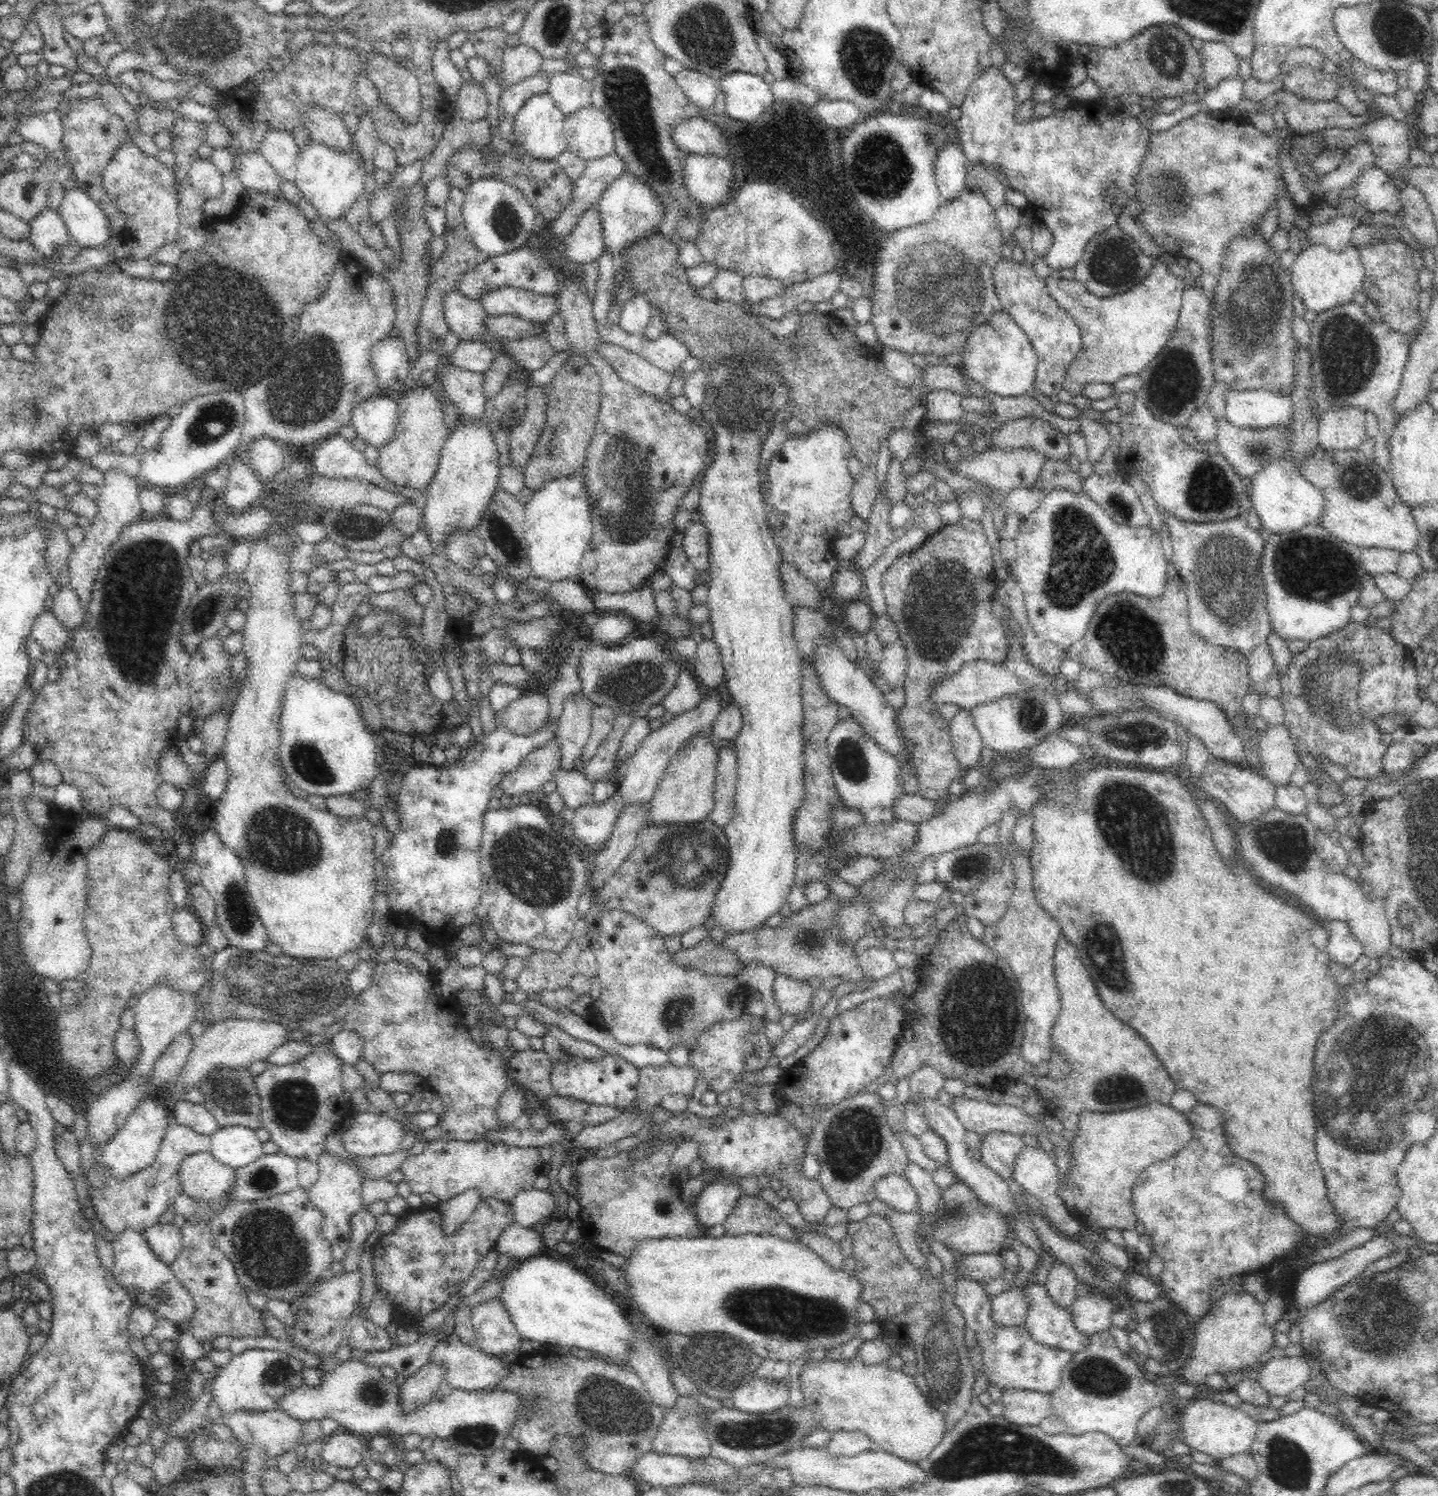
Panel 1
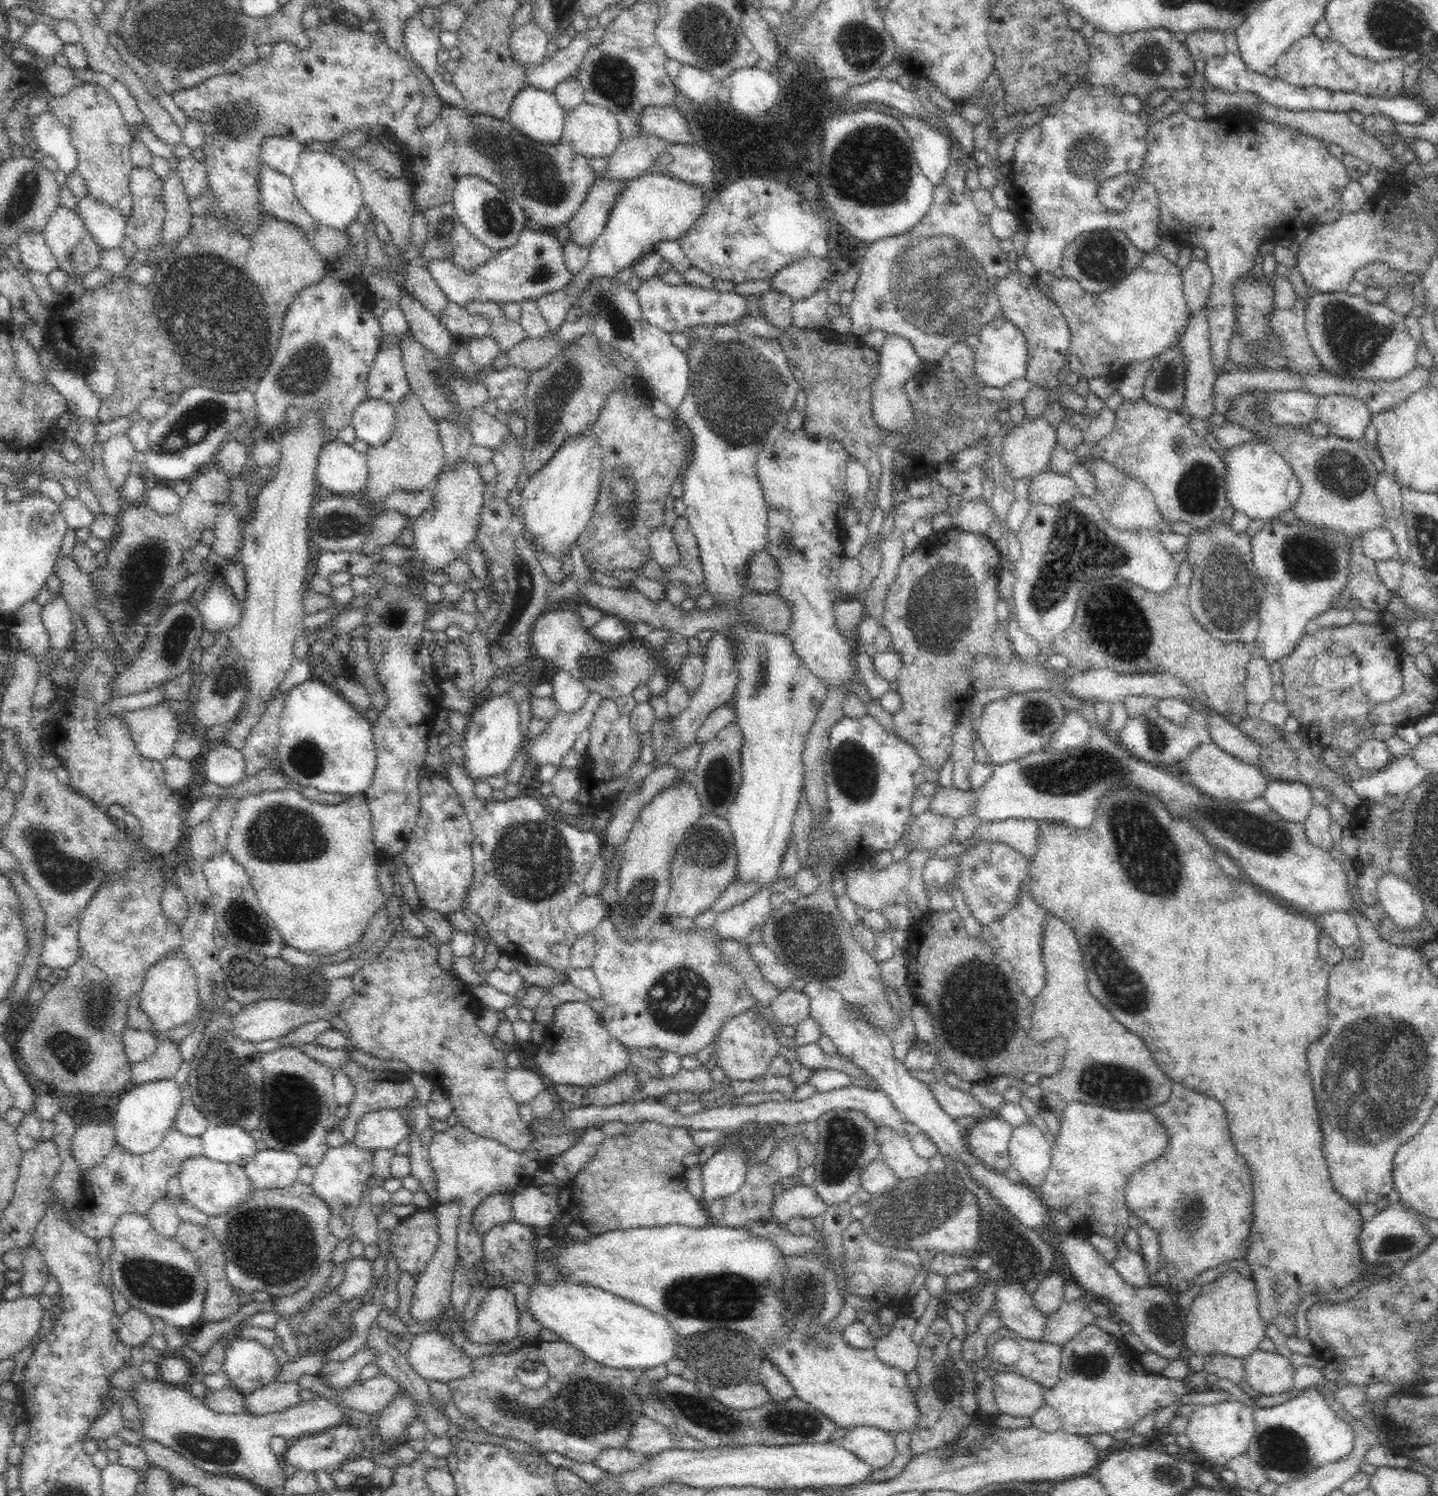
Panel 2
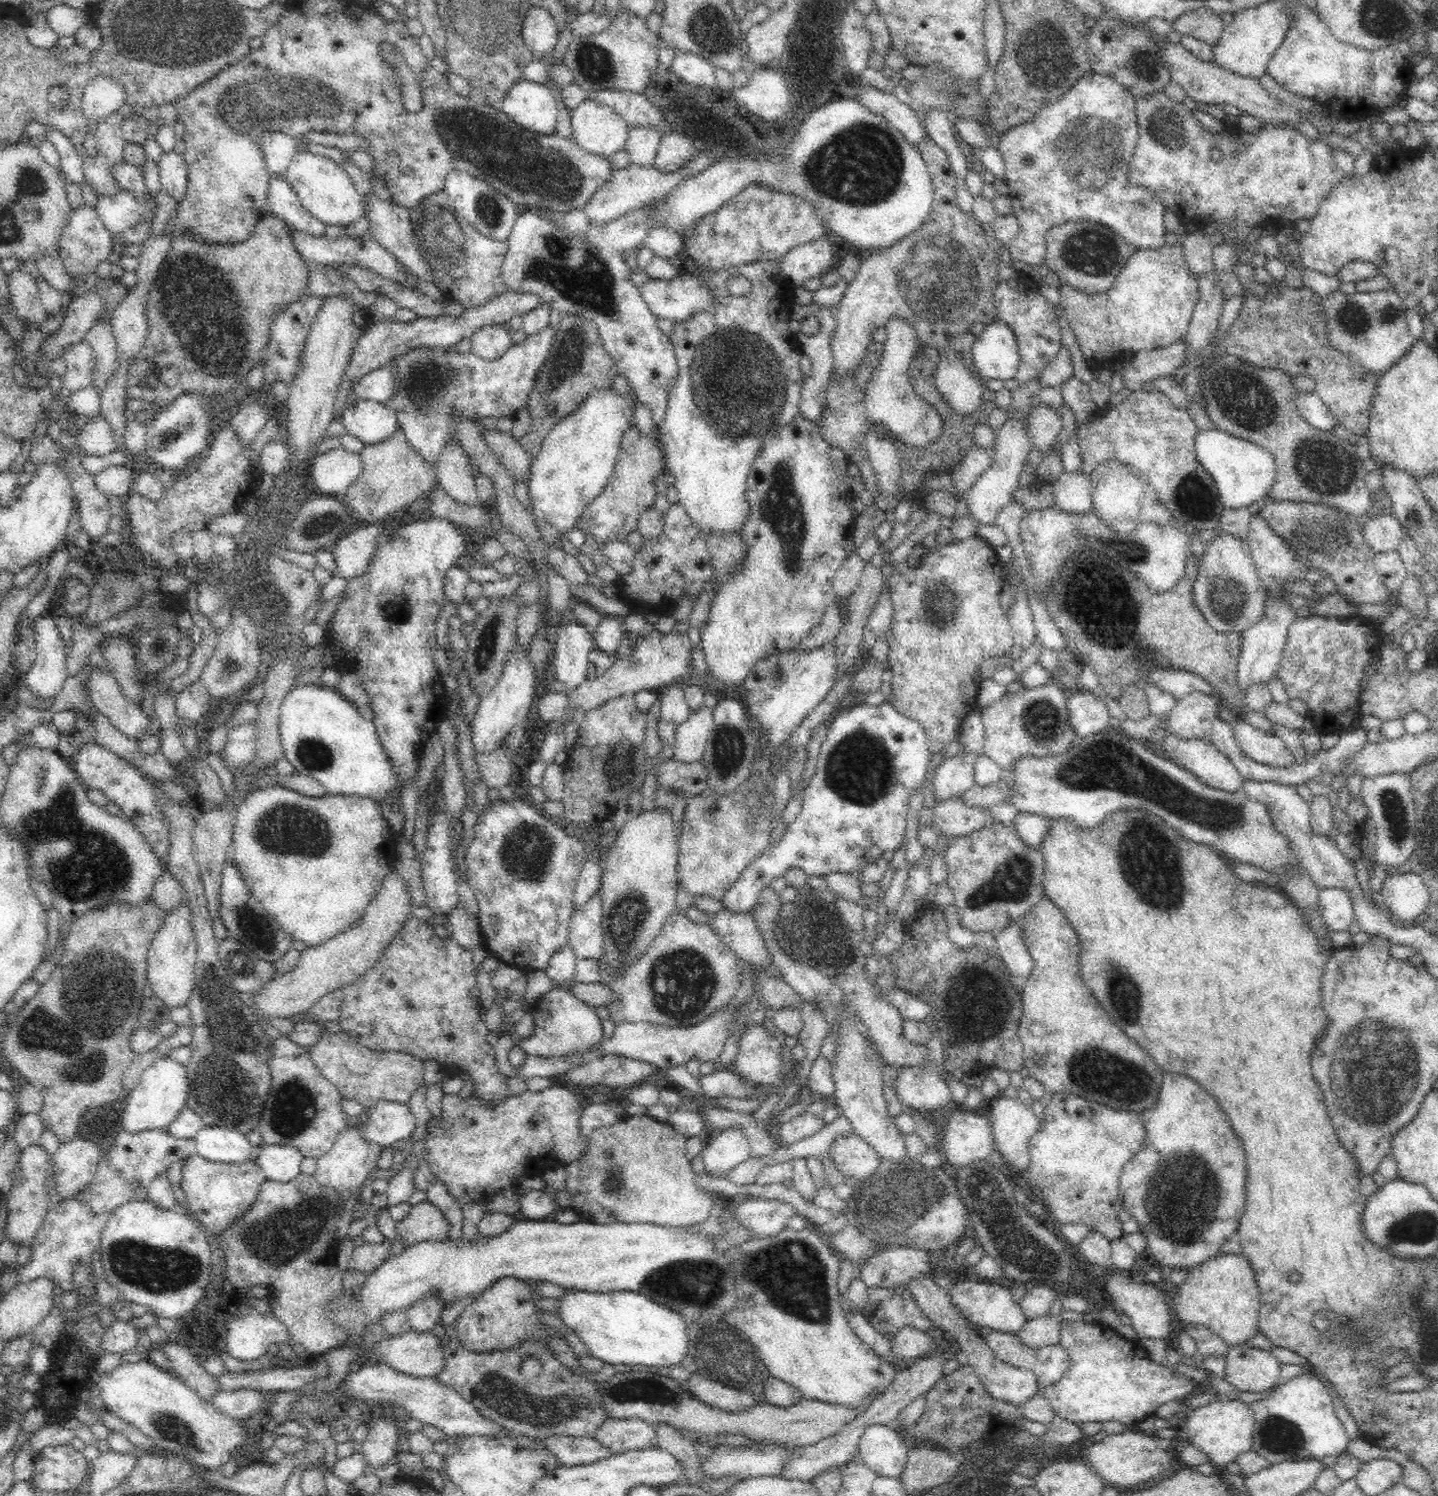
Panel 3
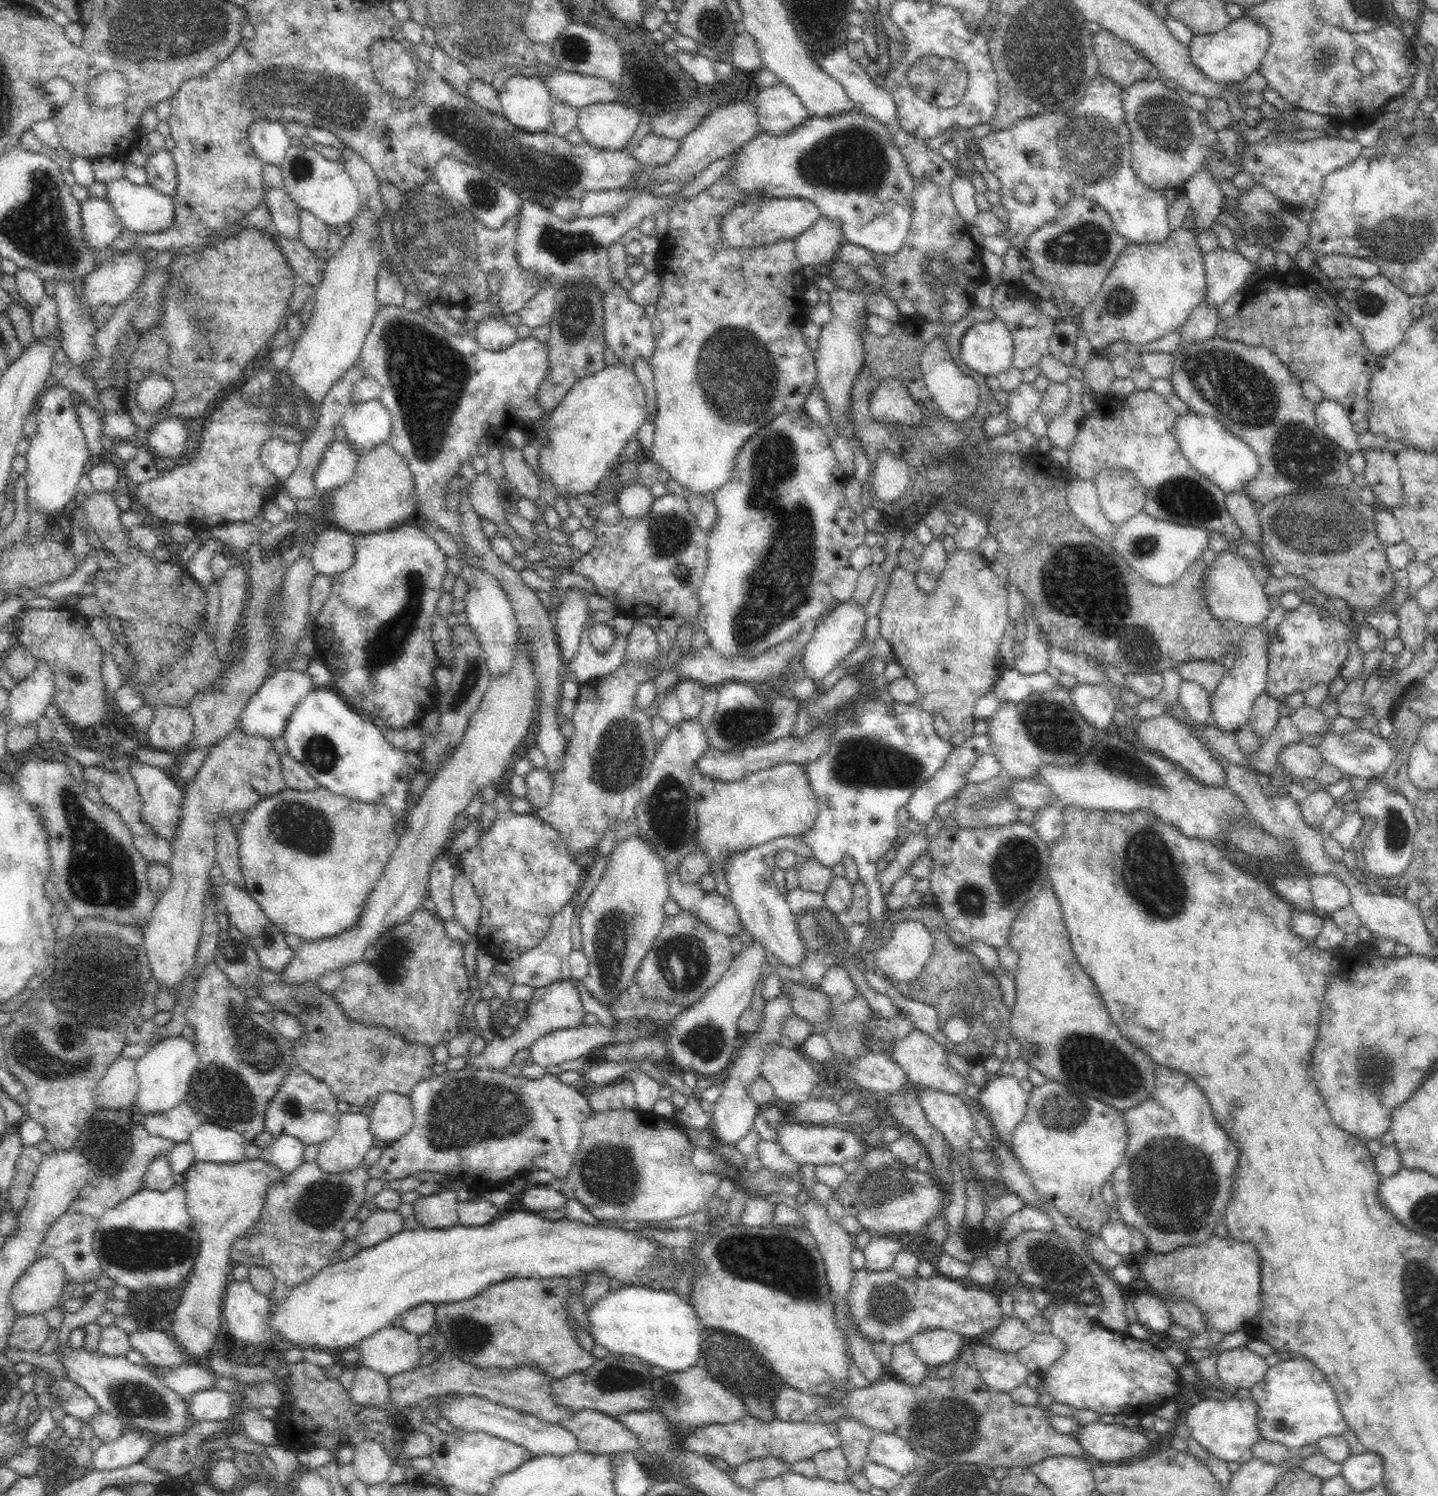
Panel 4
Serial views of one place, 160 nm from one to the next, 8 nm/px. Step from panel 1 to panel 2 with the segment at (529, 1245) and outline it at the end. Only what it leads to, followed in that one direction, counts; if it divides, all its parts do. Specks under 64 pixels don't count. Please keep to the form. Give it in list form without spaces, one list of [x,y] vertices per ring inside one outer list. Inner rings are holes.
[[[514,1220],[496,1225],[483,1236],[484,1262],[486,1278],[483,1286],[506,1287],[512,1282],[526,1282],[532,1286],[536,1282],[535,1240],[538,1231],[535,1228],[520,1224]]]

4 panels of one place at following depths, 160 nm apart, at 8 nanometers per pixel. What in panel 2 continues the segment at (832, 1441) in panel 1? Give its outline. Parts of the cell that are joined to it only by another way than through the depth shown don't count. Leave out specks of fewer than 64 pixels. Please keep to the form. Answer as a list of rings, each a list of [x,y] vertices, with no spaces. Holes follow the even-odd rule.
[[[854,1427],[838,1440],[848,1452],[876,1469],[884,1469],[894,1458],[894,1437],[874,1427]]]

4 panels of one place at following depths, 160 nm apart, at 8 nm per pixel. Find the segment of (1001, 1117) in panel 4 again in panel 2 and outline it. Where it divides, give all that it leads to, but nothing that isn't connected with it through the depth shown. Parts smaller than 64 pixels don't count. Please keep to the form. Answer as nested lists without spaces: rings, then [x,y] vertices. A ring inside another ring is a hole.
[[[1031,1122],[1016,1128],[1009,1144],[1011,1166],[1022,1178],[1022,1184],[1039,1192],[1052,1166],[1052,1147],[1048,1139]]]

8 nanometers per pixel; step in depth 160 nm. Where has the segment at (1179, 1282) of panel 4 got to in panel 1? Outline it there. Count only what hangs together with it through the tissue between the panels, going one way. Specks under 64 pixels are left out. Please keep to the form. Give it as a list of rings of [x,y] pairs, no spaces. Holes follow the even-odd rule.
[[[1224,1294],[1211,1306],[1208,1316],[1195,1326],[1193,1351],[1187,1365],[1180,1370],[1179,1380],[1198,1386],[1204,1384],[1211,1374],[1226,1376],[1251,1370],[1260,1362],[1260,1356],[1274,1348],[1274,1333],[1266,1322],[1264,1306],[1252,1294]]]

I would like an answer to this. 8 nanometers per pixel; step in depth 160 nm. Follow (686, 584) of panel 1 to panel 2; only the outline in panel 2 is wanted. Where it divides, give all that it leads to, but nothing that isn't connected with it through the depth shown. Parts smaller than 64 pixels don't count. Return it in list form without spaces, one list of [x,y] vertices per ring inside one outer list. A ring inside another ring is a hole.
[[[658,527],[649,536],[649,547],[652,559],[664,572],[672,572],[681,565],[682,557],[676,546],[673,534],[667,527]]]

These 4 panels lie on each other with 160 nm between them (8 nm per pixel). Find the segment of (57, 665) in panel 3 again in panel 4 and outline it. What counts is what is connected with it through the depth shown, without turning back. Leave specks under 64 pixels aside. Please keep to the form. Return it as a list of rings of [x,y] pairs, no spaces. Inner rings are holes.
[[[37,660],[30,676],[10,691],[10,724],[8,726],[30,726],[38,722],[46,708],[53,705],[56,694],[55,673],[47,660]]]

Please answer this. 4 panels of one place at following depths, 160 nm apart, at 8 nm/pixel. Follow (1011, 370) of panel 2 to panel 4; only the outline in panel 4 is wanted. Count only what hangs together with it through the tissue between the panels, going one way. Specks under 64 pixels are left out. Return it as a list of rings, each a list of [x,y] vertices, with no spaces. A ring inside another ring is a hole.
[[[996,318],[975,323],[965,332],[960,348],[962,361],[982,376],[998,376],[1013,367],[1013,338]]]

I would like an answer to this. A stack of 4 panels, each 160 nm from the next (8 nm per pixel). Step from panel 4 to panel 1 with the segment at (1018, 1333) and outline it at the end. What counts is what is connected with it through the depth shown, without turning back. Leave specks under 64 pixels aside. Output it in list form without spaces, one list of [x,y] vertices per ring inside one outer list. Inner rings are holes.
[[[1091,1291],[1085,1297],[1079,1297],[1069,1306],[1072,1313],[1073,1321],[1076,1322],[1076,1328],[1084,1334],[1090,1336],[1110,1331],[1115,1327],[1112,1321],[1112,1316],[1119,1310],[1114,1308],[1114,1304],[1110,1301],[1110,1295],[1106,1293],[1098,1293]]]

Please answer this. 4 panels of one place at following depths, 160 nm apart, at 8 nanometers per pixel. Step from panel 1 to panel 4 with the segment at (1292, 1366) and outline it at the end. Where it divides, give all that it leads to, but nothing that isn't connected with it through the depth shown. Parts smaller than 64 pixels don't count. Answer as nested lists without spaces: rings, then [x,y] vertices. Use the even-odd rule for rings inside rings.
[[[1237,1347],[1219,1352],[1217,1372],[1229,1391],[1251,1389],[1267,1375],[1271,1367],[1262,1355],[1247,1347]]]

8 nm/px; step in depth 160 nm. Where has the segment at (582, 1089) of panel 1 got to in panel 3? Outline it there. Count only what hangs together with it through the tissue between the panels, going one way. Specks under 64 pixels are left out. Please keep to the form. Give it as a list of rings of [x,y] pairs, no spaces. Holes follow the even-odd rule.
[[[566,986],[542,995],[534,1004],[533,1015],[534,1033],[518,1044],[527,1056],[545,1060],[567,1060],[571,1067],[576,1068],[605,1055],[600,1053],[600,1046],[604,1042],[604,1029],[595,1008],[566,991]]]

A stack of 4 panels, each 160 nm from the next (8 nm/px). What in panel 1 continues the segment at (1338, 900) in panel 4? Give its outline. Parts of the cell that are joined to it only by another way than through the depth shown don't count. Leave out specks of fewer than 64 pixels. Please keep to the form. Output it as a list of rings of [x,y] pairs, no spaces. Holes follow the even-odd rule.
[[[1323,920],[1322,923],[1327,928],[1329,934],[1327,944],[1329,961],[1350,969],[1364,955],[1362,945],[1356,940],[1346,923],[1337,920]]]

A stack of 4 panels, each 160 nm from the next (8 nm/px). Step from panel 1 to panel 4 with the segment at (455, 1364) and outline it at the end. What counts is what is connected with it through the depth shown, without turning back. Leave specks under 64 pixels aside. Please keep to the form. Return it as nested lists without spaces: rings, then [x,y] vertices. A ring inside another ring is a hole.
[[[387,1327],[359,1342],[357,1366],[371,1368],[387,1377],[420,1367],[424,1353],[420,1350],[420,1337],[403,1328]]]

